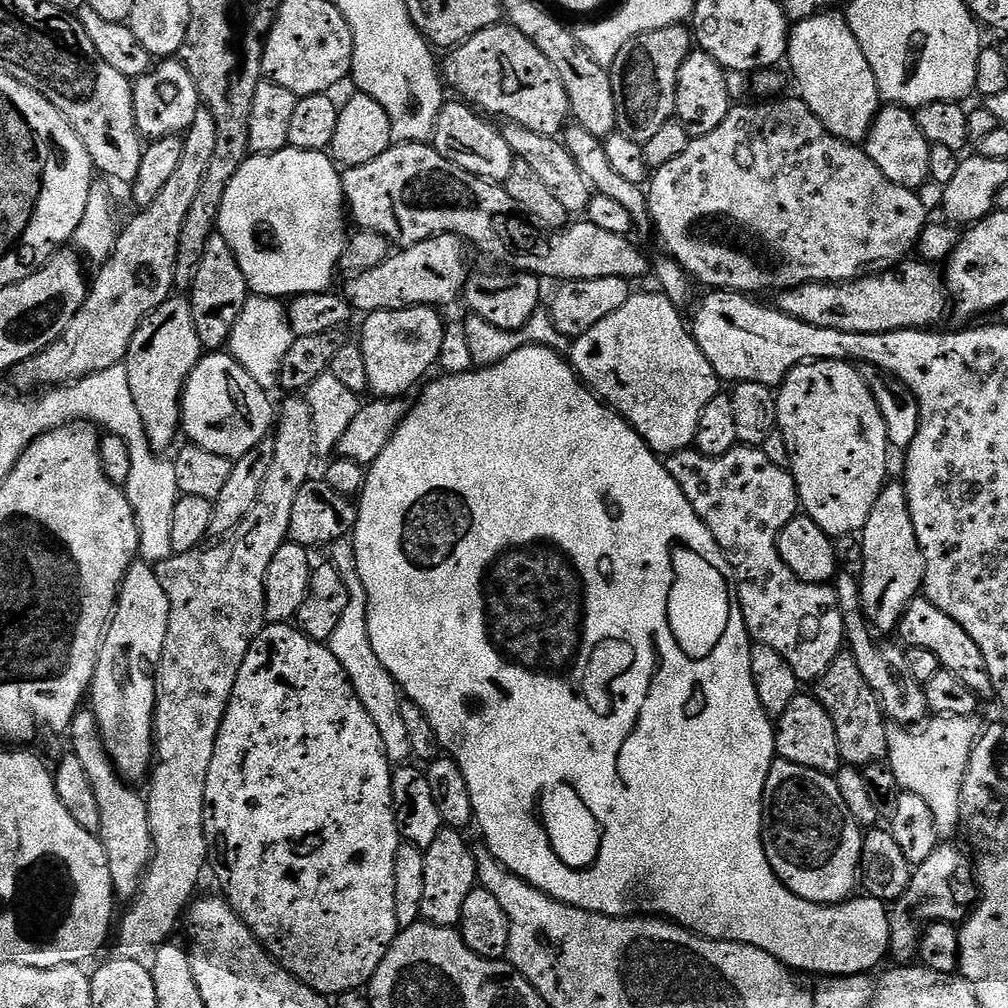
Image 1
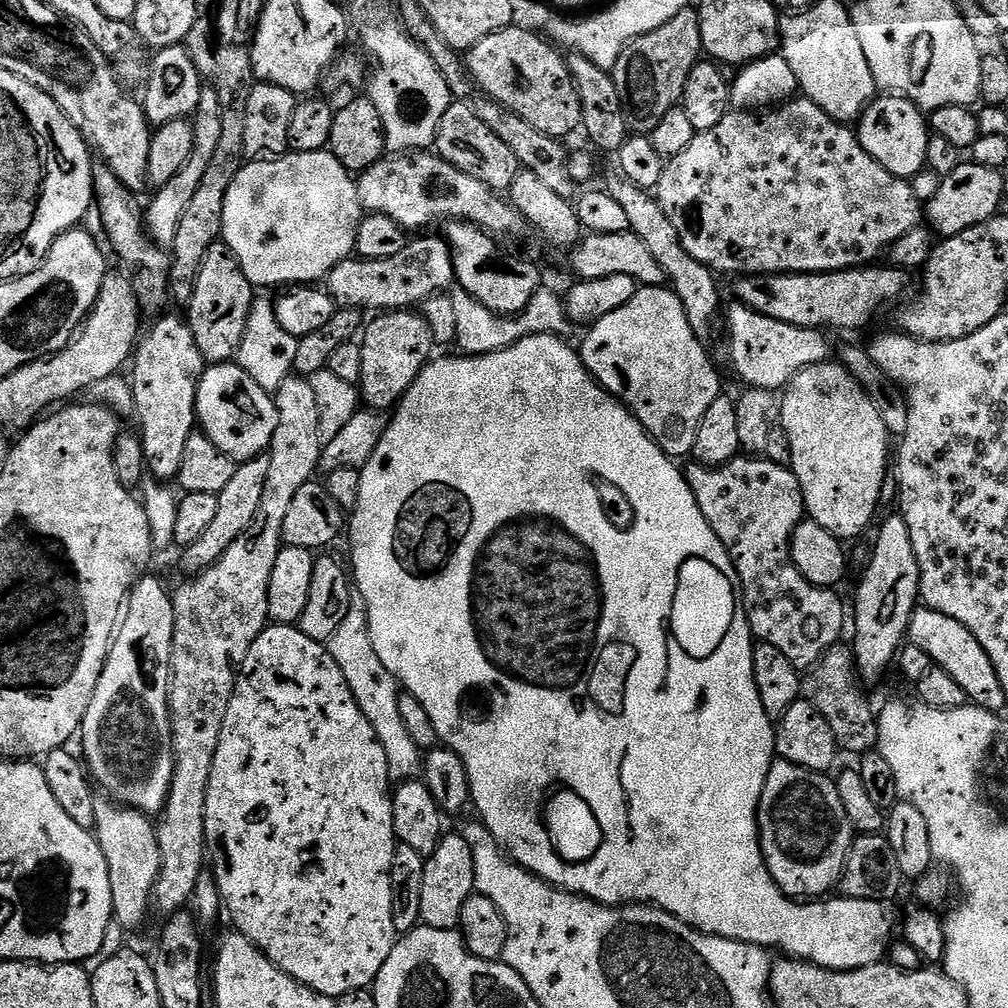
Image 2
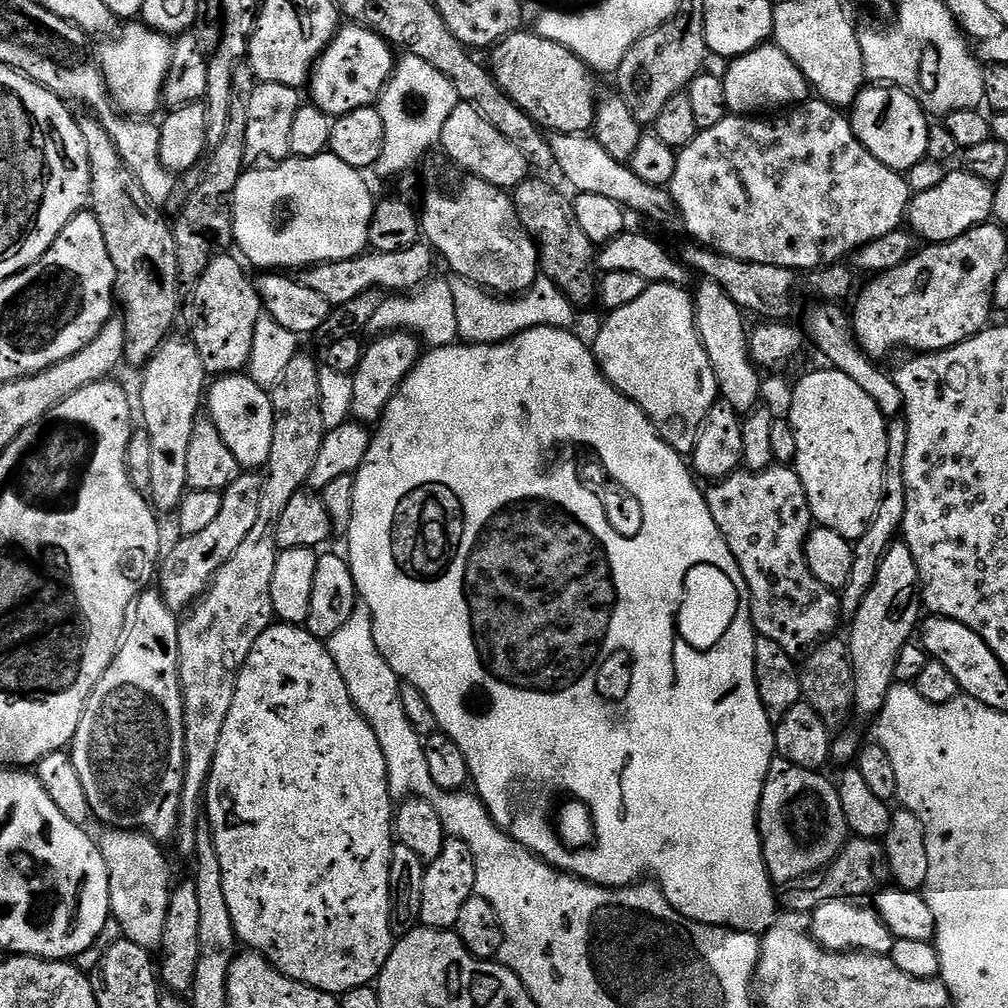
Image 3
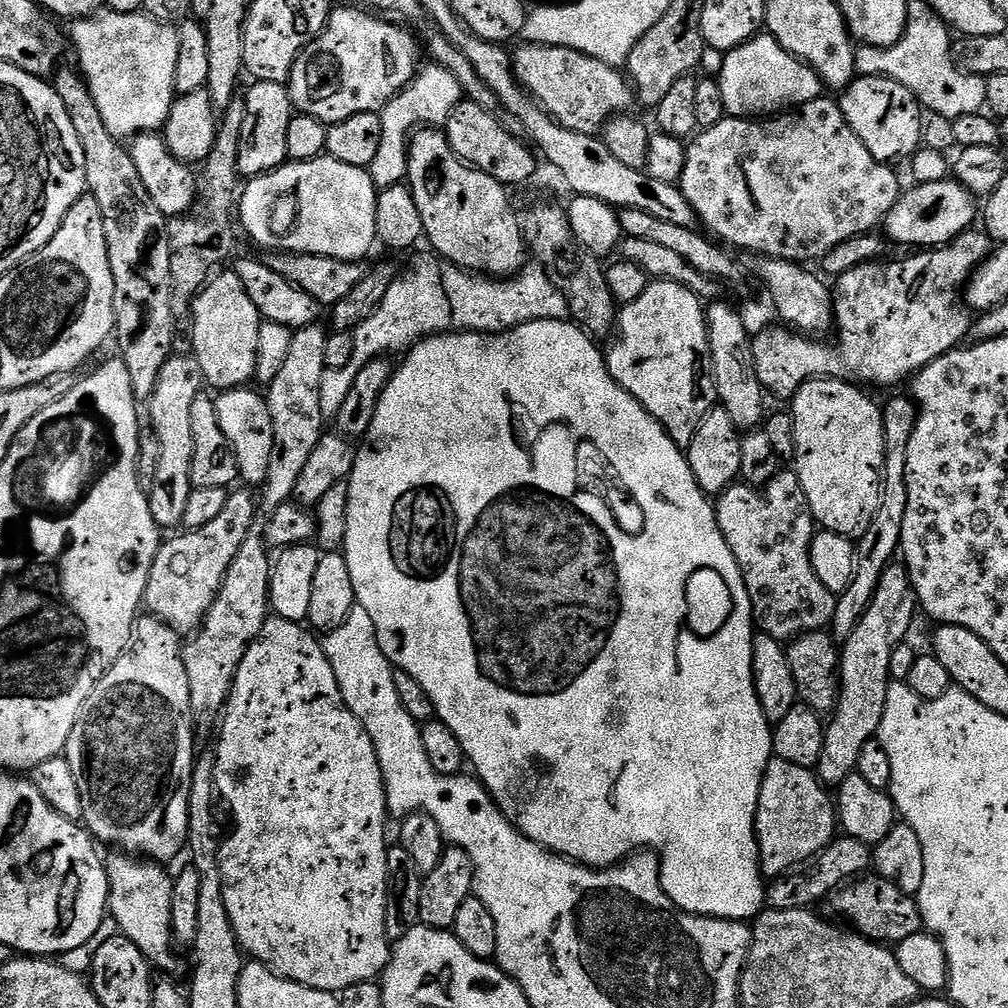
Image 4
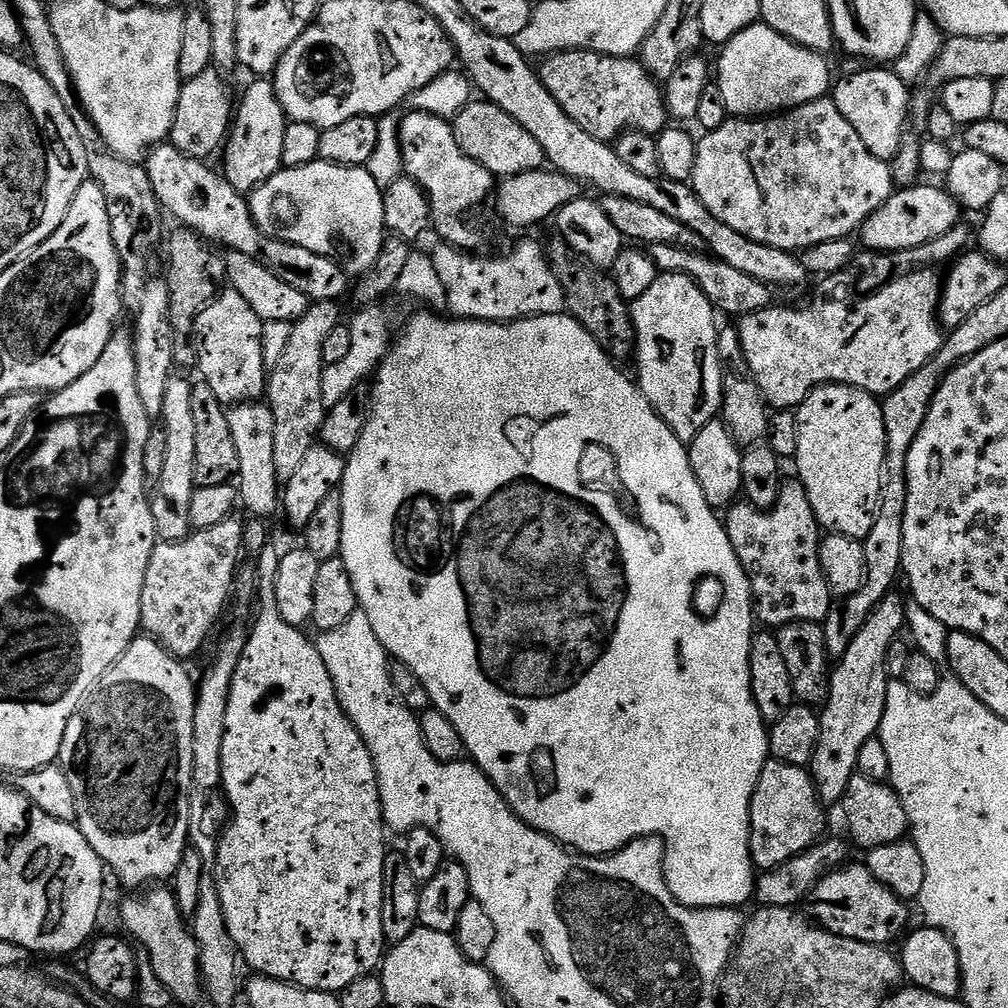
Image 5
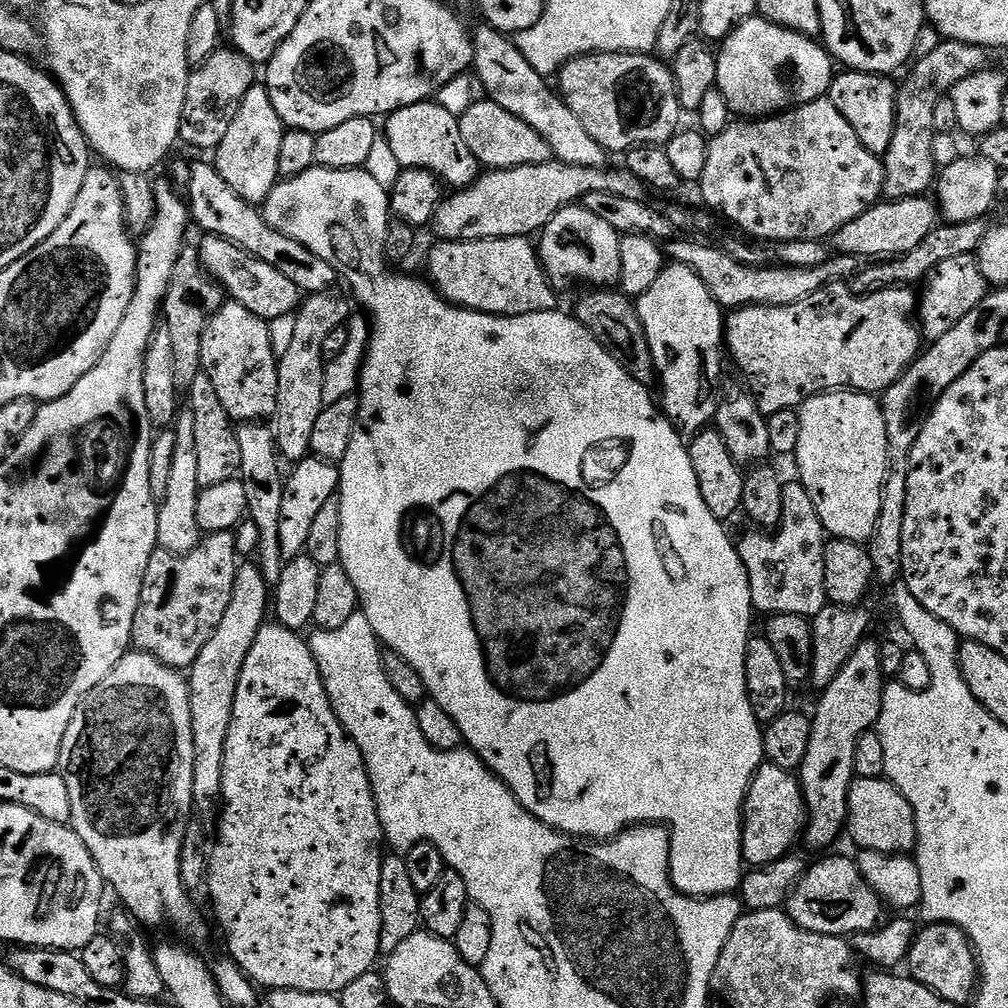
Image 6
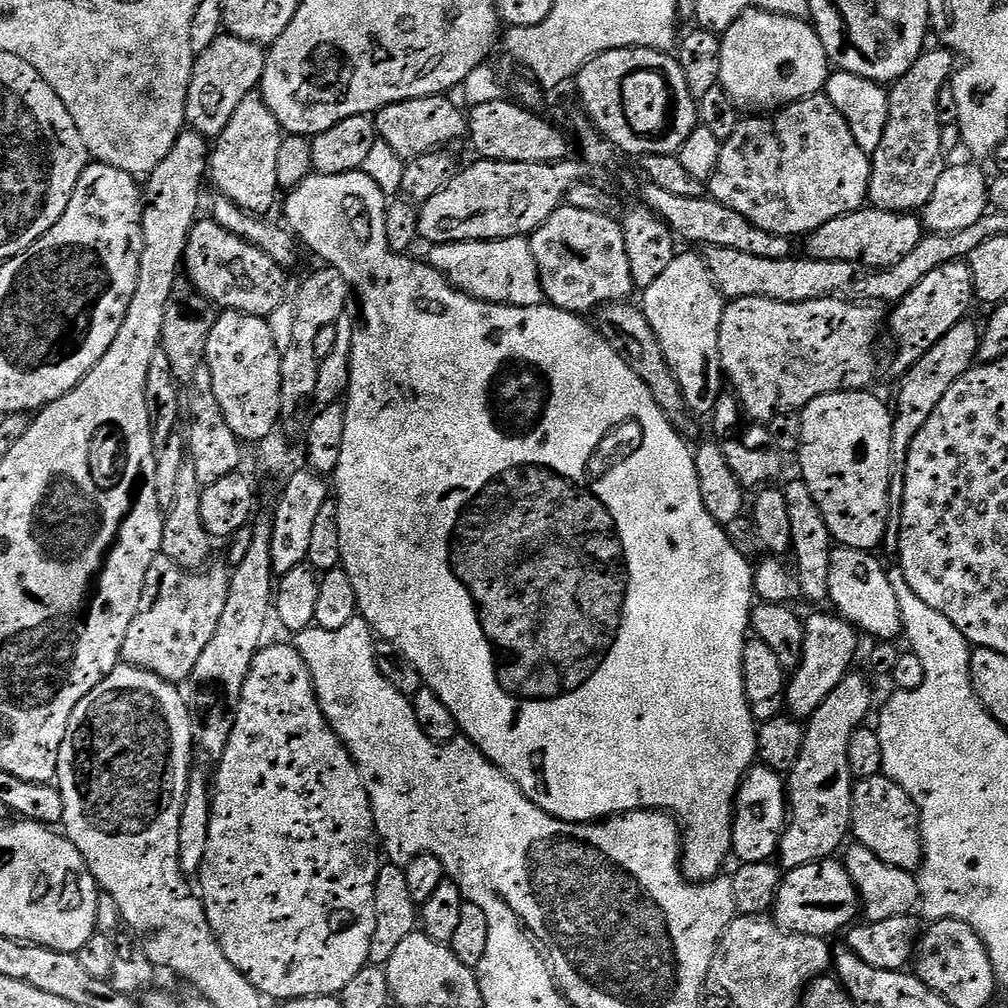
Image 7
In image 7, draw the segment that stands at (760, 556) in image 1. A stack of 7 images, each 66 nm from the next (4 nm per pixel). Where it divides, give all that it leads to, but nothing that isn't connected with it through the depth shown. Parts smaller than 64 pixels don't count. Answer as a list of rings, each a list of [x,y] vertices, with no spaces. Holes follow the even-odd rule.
[[[793,478],[789,484],[783,485],[784,497],[790,506],[790,530],[792,531],[791,559],[796,559],[796,580],[784,576],[781,580],[760,580],[754,584],[754,592],[761,601],[770,604],[788,604],[796,602],[801,596],[804,600],[828,600],[828,583],[830,582],[830,554],[834,541],[826,522],[822,518],[822,510],[818,510],[818,502],[814,502],[814,494],[810,494],[810,486],[799,478]]]

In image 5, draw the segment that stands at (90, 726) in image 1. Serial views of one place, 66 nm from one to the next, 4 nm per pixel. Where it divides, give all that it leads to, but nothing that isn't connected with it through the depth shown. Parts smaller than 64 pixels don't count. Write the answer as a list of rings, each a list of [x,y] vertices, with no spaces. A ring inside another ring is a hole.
[[[152,886],[135,894],[128,894],[120,904],[120,920],[124,923],[123,931],[146,954],[150,954],[150,966],[154,966],[158,982],[162,982],[162,986],[171,994],[177,1005],[196,1004],[200,996],[202,1000],[205,991],[204,980],[200,977],[198,942],[192,936],[192,929],[186,923],[186,917],[180,912],[176,894],[171,887]]]

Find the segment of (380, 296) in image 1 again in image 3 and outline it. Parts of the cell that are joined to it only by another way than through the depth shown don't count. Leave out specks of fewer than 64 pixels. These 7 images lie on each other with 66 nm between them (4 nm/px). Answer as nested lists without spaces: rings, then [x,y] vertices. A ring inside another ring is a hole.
[[[417,242],[413,248],[382,253],[365,251],[354,258],[331,260],[325,264],[313,264],[299,273],[300,283],[318,290],[322,298],[333,306],[339,306],[373,290],[383,290],[388,294],[407,294],[428,283],[432,272],[434,252],[427,243]],[[432,272],[432,273],[431,273]],[[385,288],[385,289],[384,289]]]

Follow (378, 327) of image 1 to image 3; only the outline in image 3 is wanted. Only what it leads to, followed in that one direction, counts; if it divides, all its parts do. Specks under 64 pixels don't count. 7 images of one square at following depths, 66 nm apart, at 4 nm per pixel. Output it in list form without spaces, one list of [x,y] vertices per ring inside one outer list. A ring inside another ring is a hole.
[[[386,332],[373,340],[376,341],[363,349],[361,361],[351,374],[354,382],[354,398],[350,401],[351,419],[365,426],[380,423],[386,406],[392,401],[404,379],[412,373],[412,367],[420,361],[422,355],[421,341],[411,332]]]

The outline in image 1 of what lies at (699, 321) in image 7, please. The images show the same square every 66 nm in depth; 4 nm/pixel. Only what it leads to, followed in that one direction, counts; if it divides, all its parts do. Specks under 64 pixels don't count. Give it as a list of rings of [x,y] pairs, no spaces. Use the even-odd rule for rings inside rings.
[[[659,290],[637,291],[620,309],[602,318],[594,330],[575,337],[570,348],[570,363],[576,375],[613,408],[637,434],[648,443],[650,450],[661,458],[676,452],[687,452],[695,445],[698,418],[710,403],[710,398],[721,395],[722,381],[714,366],[706,362],[706,354],[698,350],[691,327],[680,317],[681,309]]]

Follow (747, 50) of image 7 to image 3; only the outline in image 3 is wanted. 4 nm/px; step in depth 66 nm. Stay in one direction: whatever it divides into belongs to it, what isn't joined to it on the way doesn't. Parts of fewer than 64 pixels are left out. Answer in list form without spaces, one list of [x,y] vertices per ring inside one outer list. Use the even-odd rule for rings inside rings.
[[[775,43],[763,44],[750,50],[750,54],[735,57],[729,64],[732,65],[728,73],[722,76],[729,113],[741,116],[772,114],[777,110],[791,109],[809,99],[810,89],[802,70],[798,70],[798,66],[794,66],[794,62],[790,62],[788,55]]]

